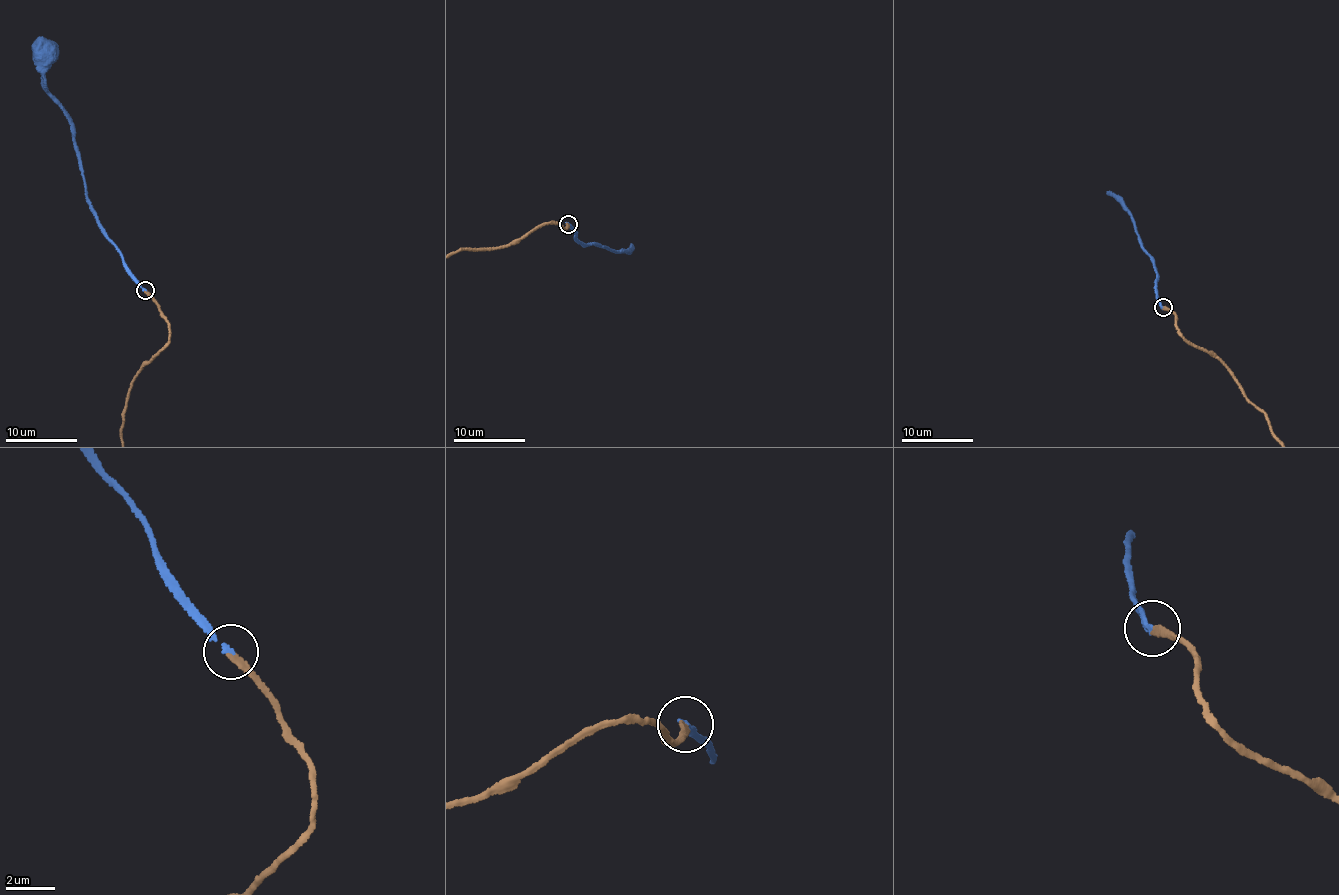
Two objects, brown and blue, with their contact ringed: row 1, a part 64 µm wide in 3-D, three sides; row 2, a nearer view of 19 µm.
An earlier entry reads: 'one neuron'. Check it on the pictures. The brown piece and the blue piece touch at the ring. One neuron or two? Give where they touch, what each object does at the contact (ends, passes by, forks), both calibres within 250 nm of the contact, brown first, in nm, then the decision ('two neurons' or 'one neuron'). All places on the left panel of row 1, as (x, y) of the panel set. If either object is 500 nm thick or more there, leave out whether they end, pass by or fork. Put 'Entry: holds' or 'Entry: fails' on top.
Entry: holds
place (145, 290); brown ends; blue ends; calibres 240 and 160 nm; one neuron

